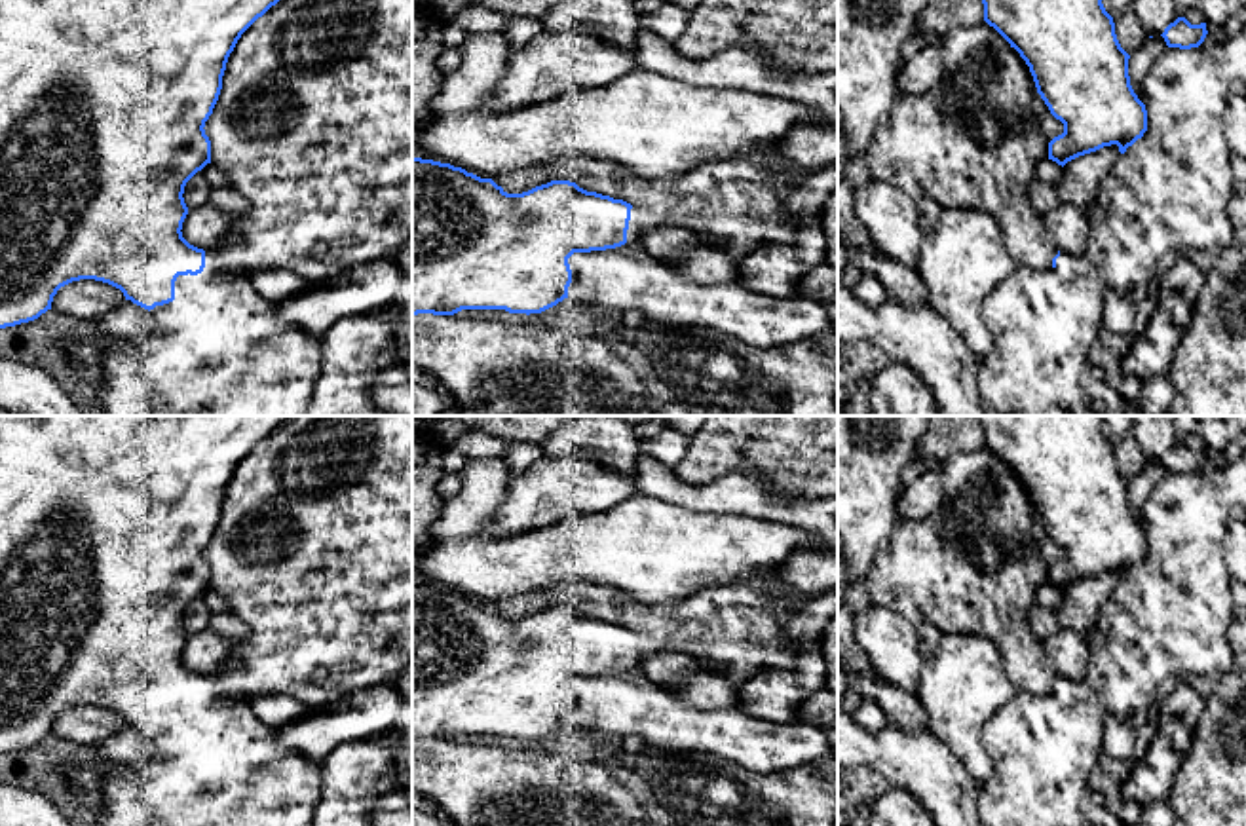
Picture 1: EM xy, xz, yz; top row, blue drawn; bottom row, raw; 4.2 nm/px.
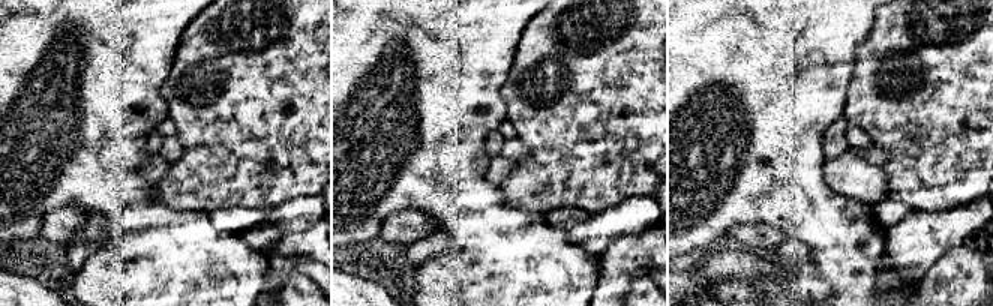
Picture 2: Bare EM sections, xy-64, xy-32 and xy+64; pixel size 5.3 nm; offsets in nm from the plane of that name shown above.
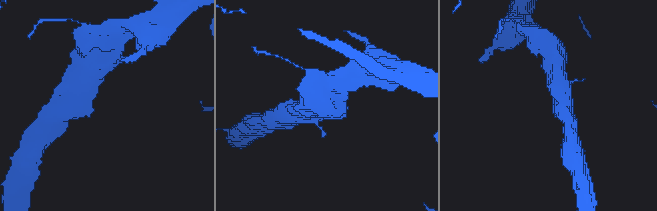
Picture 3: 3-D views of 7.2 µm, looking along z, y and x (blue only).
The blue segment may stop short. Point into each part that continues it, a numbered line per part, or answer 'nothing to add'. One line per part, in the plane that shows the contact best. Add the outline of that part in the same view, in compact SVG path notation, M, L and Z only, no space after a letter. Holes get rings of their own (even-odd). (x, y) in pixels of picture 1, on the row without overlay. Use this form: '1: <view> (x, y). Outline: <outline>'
1: xy (219, 766). Outline: M205 678L205 693L198 701L179 701L175 706L175 725L154 735L144 735L152 746L152 760L146 763L118 763L103 777L103 809L99 826L310 826L321 796L321 765L302 754L287 752L277 742L277 727L260 722L247 701L218 697L211 678ZM142 733L144 735L144 733Z

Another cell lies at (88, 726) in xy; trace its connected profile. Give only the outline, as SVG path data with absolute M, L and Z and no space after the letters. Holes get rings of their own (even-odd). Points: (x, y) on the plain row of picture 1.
M95 704L72 706L57 716L51 735L95 748L125 725L123 718L108 708Z

